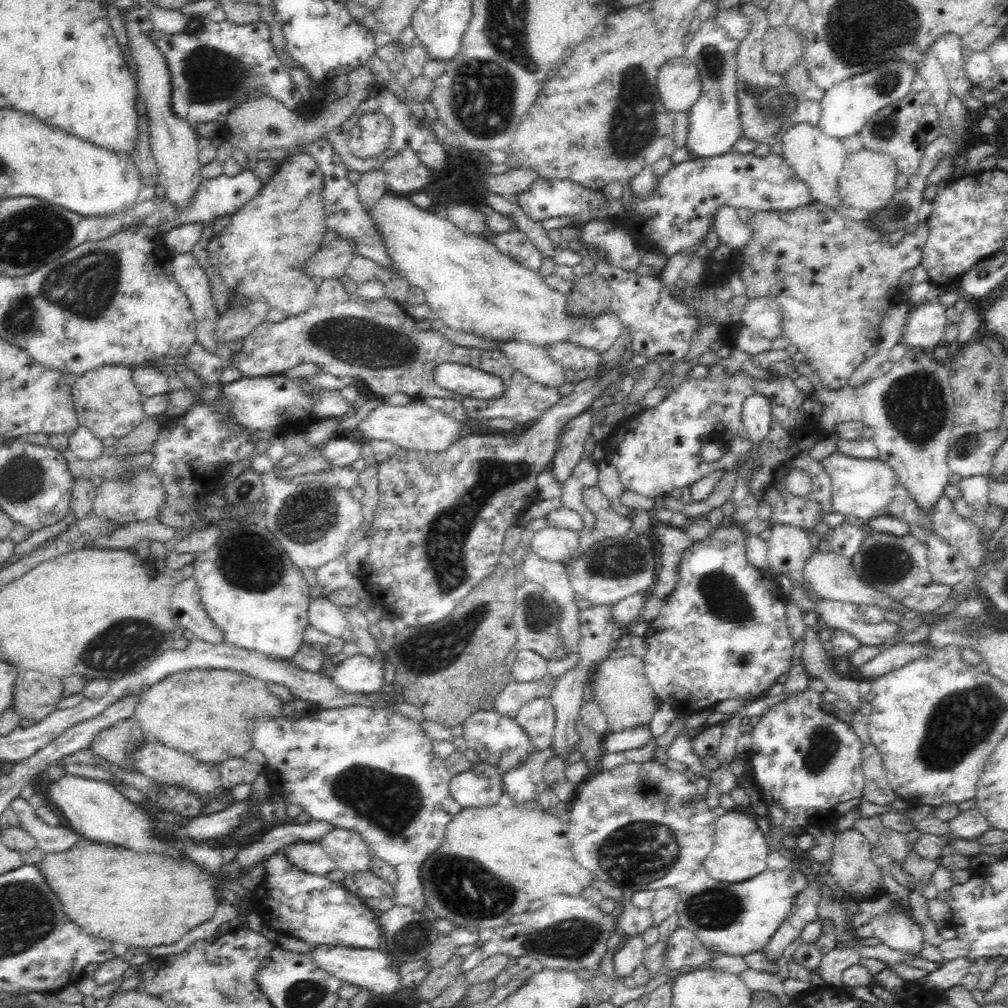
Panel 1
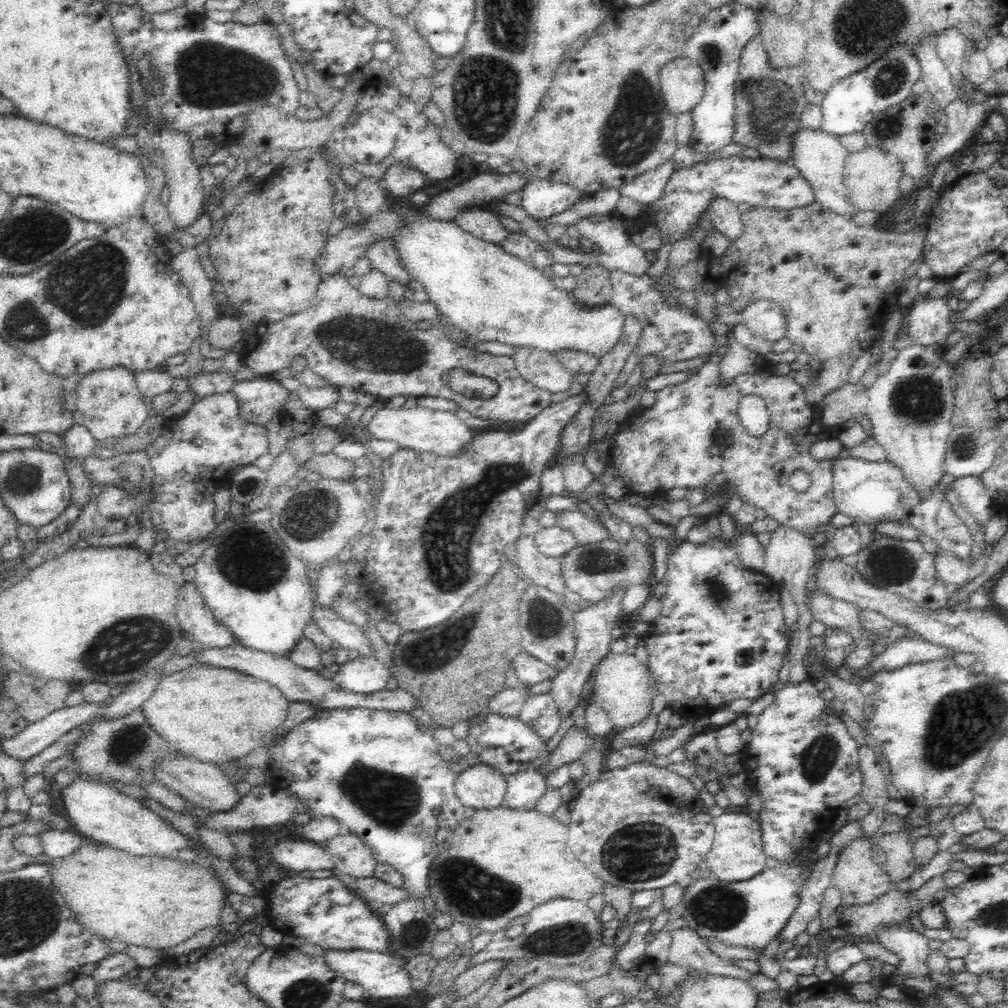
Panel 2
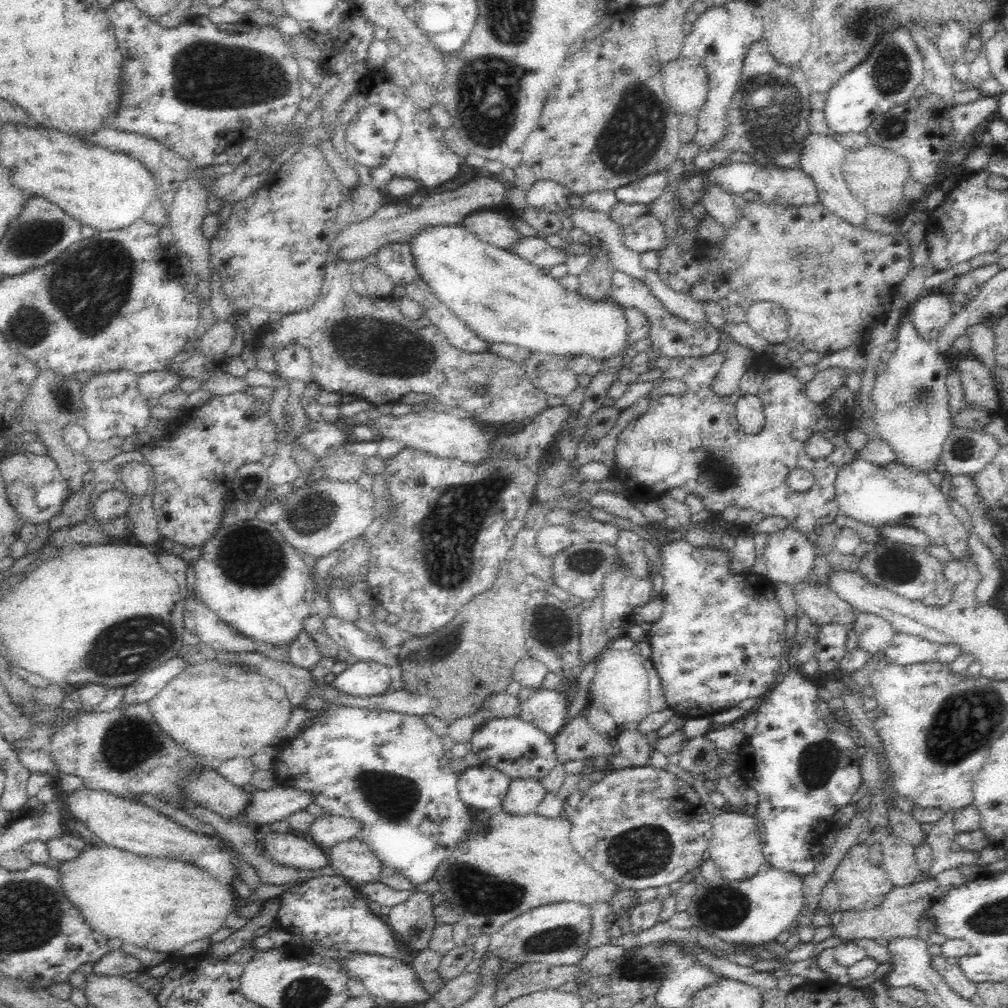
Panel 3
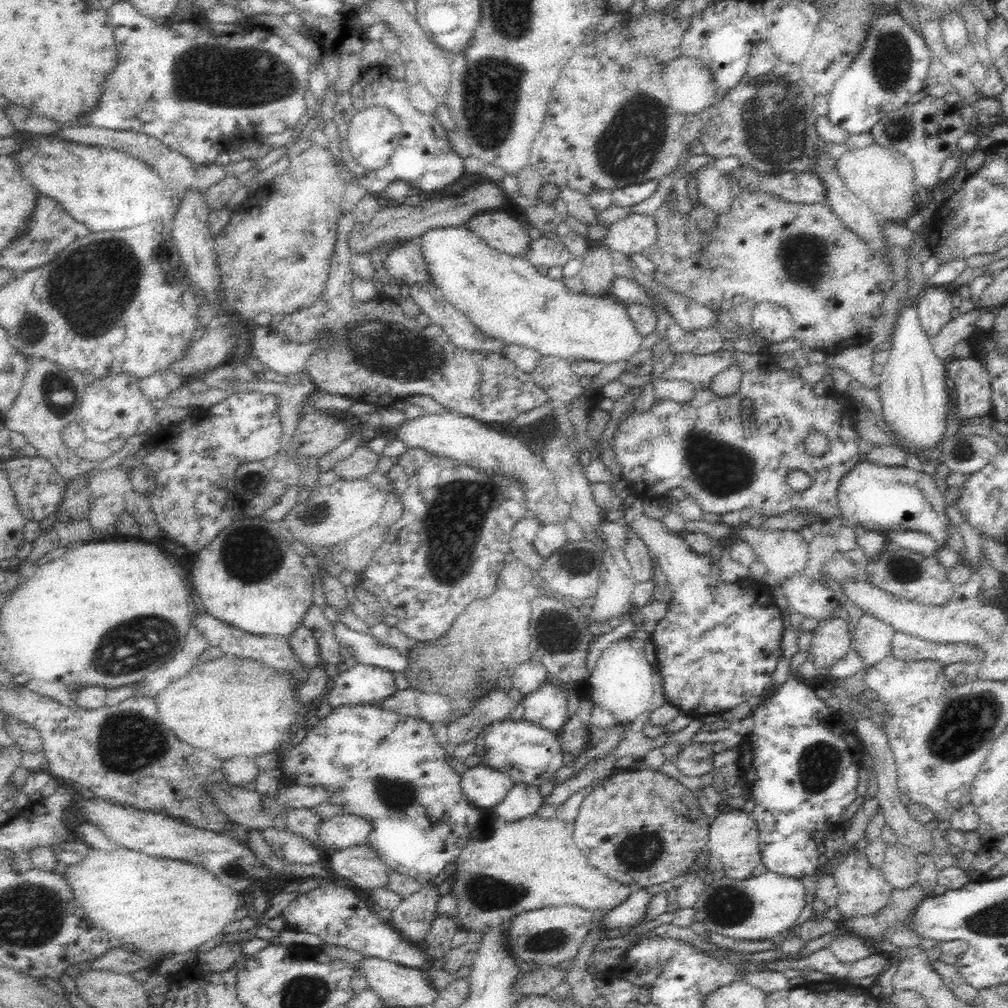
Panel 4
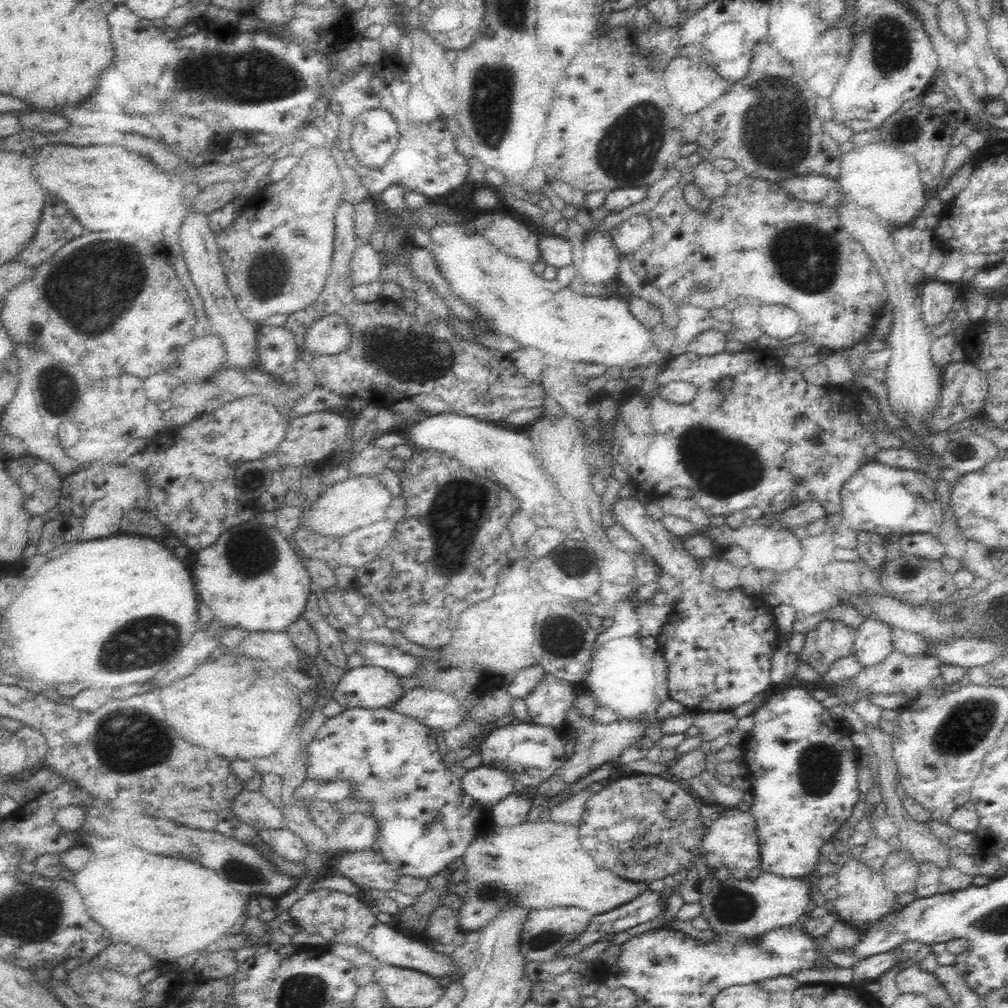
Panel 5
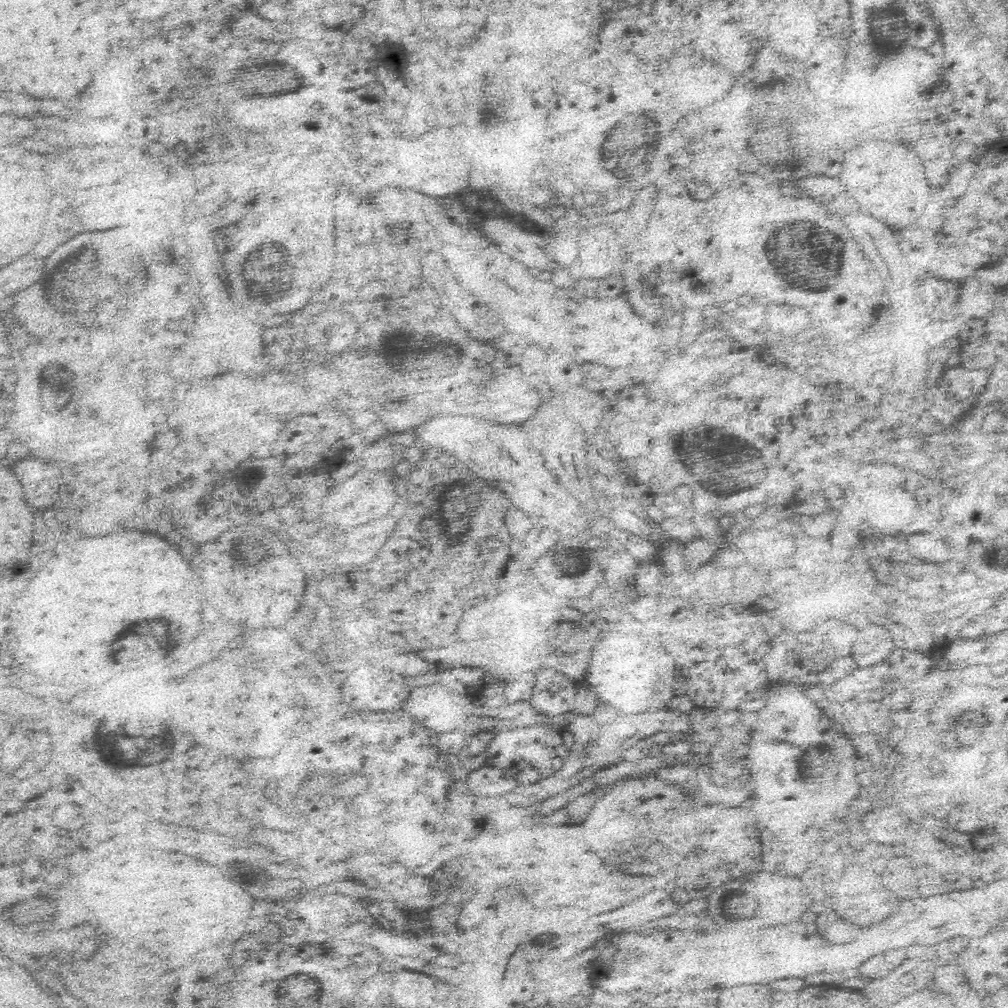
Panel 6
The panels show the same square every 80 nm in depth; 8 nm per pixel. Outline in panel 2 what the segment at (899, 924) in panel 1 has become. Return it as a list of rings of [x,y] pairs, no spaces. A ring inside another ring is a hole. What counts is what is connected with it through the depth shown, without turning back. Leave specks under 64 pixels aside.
[[[884,926],[874,932],[878,942],[898,956],[897,972],[890,978],[892,984],[903,984],[908,978],[933,974],[926,964],[929,940],[914,929],[905,926]]]

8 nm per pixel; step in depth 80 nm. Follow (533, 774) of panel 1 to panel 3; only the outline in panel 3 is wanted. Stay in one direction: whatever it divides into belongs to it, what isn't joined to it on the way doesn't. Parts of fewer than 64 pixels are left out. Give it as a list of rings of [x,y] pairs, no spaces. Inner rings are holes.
[[[514,778],[500,810],[506,814],[535,813],[547,791],[536,778]]]

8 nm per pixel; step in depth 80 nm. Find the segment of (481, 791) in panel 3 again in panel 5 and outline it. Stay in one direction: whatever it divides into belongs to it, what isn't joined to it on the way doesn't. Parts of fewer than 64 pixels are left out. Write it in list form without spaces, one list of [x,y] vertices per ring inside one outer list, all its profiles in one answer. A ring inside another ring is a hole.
[[[477,761],[466,765],[460,774],[464,793],[489,808],[513,794],[517,787],[513,776]]]

